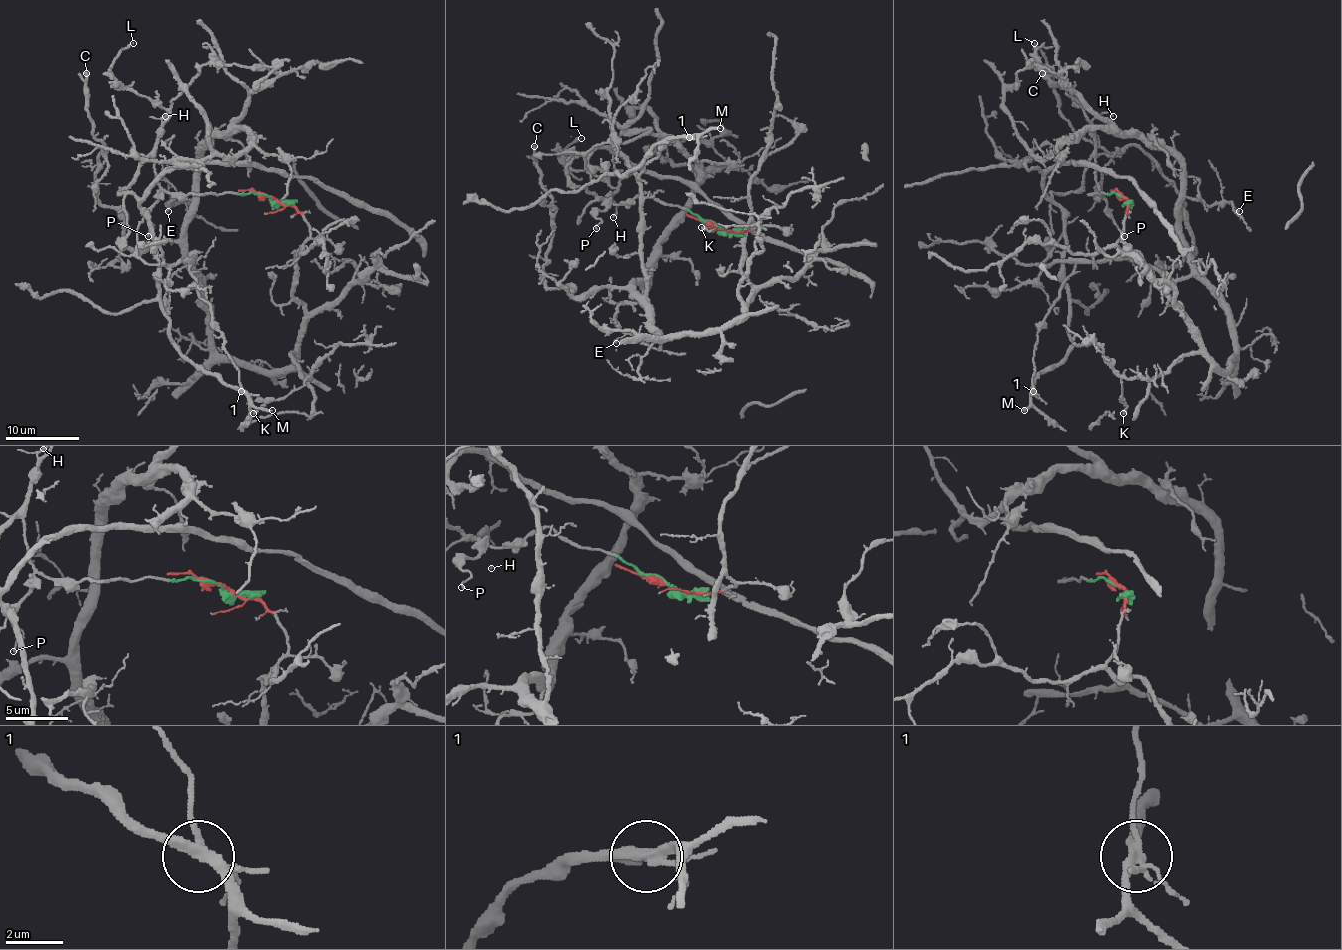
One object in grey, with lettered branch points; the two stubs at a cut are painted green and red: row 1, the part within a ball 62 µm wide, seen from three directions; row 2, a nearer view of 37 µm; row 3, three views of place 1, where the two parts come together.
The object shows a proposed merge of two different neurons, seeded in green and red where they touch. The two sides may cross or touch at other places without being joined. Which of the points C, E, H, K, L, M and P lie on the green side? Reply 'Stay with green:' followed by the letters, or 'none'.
Stay with green: H, L, M, P

